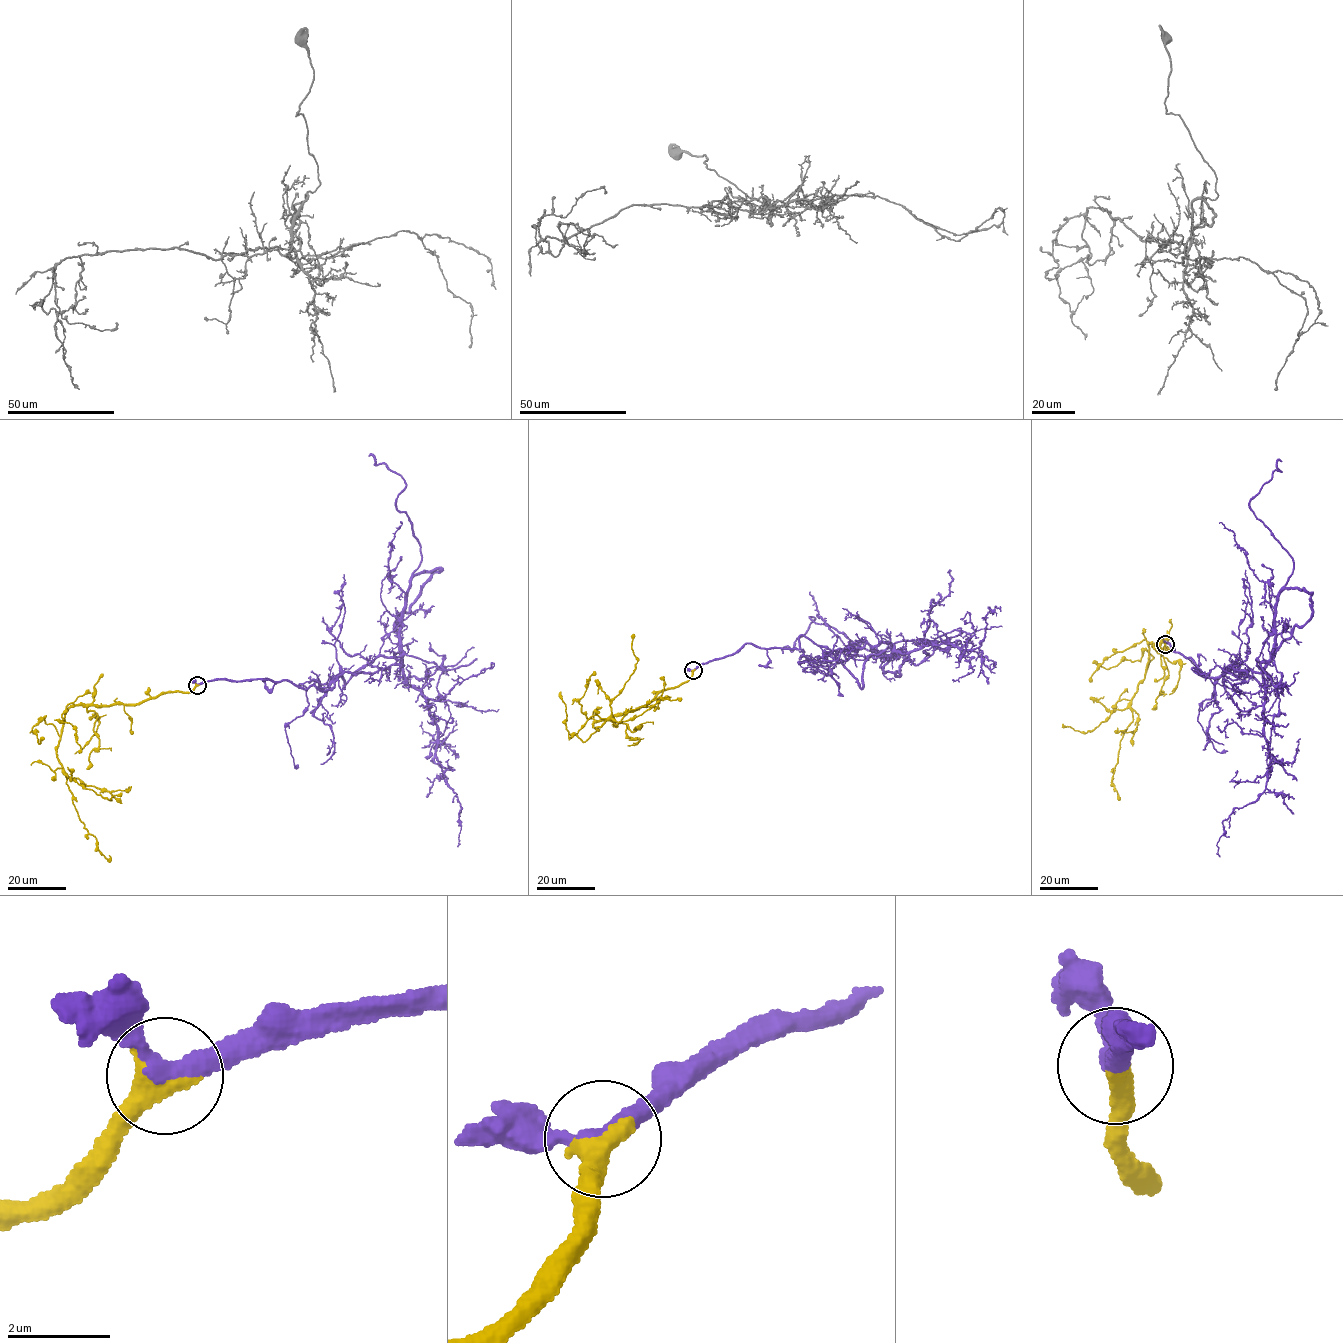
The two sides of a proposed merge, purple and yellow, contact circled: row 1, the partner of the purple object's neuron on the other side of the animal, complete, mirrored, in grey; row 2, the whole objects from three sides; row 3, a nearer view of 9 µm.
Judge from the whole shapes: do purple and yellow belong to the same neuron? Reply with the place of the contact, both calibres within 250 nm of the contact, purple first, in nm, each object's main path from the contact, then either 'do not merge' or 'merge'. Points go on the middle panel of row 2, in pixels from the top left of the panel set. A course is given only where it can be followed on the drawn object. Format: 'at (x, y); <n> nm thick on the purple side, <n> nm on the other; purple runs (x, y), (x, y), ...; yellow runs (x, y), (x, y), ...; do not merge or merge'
at (693, 670); 320 nm thick on the purple side, 550 nm on the other; purple runs (693, 670), (745, 644), (799, 648), (802, 635), (831, 653), (893, 646), (877, 654), (813, 616), (782, 653); yellow runs (693, 670), (636, 709), (593, 726), (599, 730), (656, 698), (677, 698); merge

